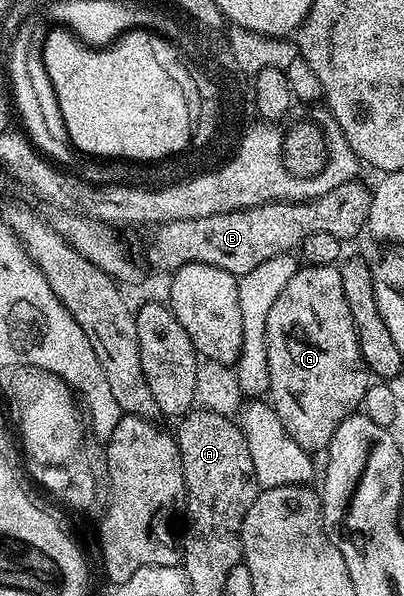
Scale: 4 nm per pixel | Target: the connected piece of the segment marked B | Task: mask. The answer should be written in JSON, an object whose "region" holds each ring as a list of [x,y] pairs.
{"region":[[[353,180],[346,184],[338,184],[338,188],[326,192],[320,198],[310,198],[306,202],[271,201],[264,206],[249,206],[243,210],[232,210],[228,214],[215,214],[194,220],[161,222],[147,231],[149,234],[144,242],[145,259],[143,258],[143,261],[145,263],[148,261],[156,270],[167,270],[167,272],[173,272],[182,268],[183,265],[197,262],[213,265],[239,276],[249,272],[264,260],[295,251],[300,243],[306,240],[306,236],[314,236],[314,232],[330,232],[330,236],[341,240],[354,237],[359,230],[365,229],[371,199],[371,189],[367,185],[364,187],[360,180]]]}

